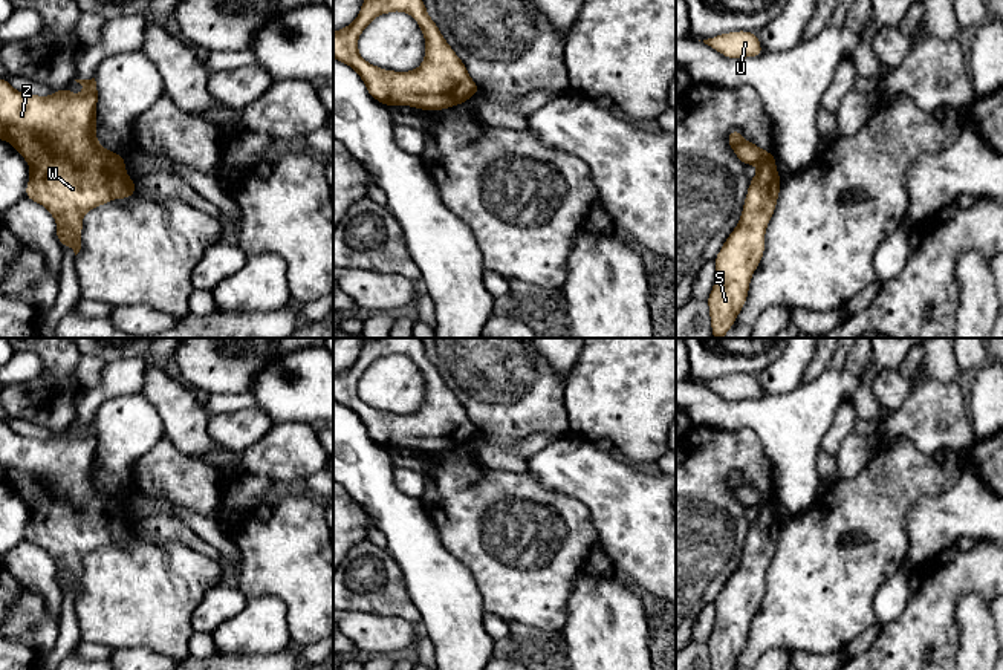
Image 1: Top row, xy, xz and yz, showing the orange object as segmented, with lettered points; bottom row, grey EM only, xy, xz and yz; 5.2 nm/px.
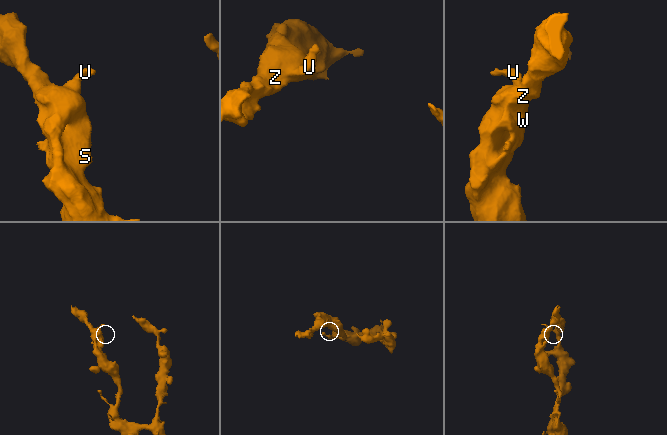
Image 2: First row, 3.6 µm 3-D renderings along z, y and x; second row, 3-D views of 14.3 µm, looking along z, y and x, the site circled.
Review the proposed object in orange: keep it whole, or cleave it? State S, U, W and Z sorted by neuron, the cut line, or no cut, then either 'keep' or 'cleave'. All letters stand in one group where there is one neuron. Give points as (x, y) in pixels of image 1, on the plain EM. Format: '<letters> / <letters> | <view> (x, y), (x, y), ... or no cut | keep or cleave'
S U W Z | no cut | keep

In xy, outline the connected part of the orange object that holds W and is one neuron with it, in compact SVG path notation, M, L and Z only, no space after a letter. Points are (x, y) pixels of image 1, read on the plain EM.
M0 421L0 482L15 489L29 506L24 538L49 552L57 564L60 587L67 587L76 598L81 592L83 558L113 542L128 542L136 529L127 519L125 500L105 493L96 483L95 421L75 424L84 430L81 437L73 437L66 430L50 439L38 439L21 436Z

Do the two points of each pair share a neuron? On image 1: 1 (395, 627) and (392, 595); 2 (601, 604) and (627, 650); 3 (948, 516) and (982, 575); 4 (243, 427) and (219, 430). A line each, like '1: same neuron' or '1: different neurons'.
1: different neurons
2: same neuron
3: different neurons
4: same neuron

